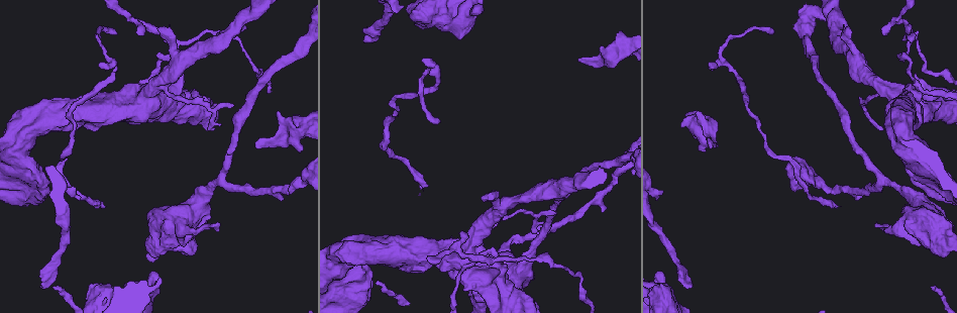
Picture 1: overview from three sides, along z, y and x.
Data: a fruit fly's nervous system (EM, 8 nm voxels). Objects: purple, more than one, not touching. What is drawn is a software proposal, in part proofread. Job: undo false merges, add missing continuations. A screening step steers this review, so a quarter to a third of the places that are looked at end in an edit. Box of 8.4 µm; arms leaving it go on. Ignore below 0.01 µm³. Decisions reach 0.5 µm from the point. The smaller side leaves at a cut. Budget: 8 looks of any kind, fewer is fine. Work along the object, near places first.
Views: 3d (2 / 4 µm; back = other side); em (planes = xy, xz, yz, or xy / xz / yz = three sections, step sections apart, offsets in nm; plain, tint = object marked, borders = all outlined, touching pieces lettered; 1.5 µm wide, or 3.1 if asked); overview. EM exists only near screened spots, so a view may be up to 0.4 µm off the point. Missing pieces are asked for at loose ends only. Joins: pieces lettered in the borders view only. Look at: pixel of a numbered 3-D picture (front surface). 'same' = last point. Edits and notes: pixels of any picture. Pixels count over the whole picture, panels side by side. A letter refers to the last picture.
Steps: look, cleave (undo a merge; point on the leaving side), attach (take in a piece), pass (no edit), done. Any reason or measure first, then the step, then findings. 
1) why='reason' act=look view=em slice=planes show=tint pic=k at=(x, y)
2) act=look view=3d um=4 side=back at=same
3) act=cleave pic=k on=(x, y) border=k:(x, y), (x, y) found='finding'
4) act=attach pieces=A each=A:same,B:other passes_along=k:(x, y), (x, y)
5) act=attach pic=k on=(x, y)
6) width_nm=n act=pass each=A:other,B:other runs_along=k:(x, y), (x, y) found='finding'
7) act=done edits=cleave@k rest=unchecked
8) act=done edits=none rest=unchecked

why='free end' act=look view=3d um=4 side=back pic=1 at=(426, 184)

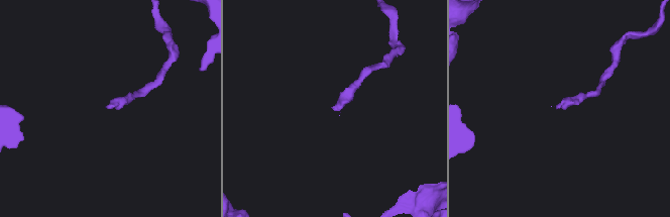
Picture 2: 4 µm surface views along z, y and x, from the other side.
act=look view=em slice=xz step=8 show=borders pic=2 at=(559, 108)

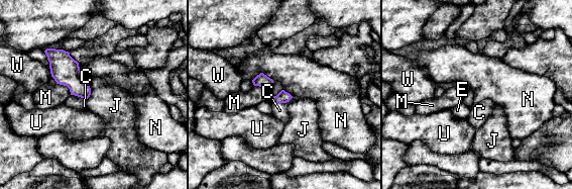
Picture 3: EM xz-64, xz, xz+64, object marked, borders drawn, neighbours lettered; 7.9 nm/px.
act=attach pieces=C each=C:same,E:other,J:other,M:other,N:other,U:other,W:other passes_along=3:(261, 80), (281, 102), (279, 110) found='the neuron continues'

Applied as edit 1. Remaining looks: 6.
why='abrupt turn' act=look view=em slice=planes show=plain pic=1 at=(531, 210)

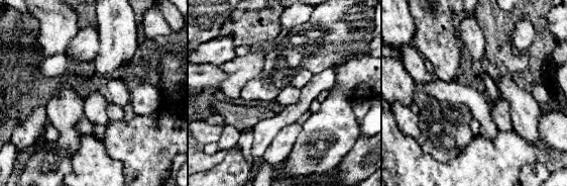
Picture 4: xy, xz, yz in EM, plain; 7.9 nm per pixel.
why='what lies round it' act=look view=em slice=planes show=borders at=same

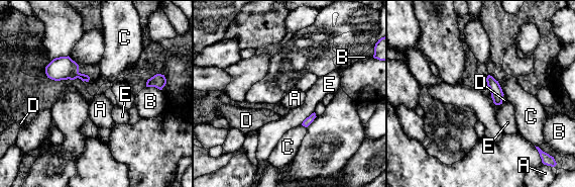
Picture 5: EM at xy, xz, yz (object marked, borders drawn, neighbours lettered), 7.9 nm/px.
longest_contact=E:140nm act=pass each=A:other,B:other,C:other,D:other,E:other border=5:(499, 85), (504, 94) found='one neuron here'

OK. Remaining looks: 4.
why='sudden change in width' act=look view=em slice=planes show=tint pic=1 at=(885, 226)

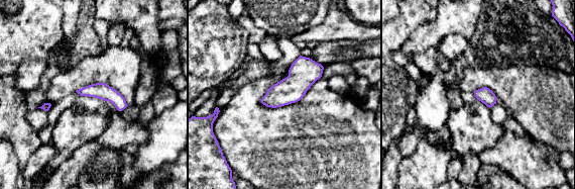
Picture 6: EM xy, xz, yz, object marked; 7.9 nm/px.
act=look view=em slice=planes show=borders at=same

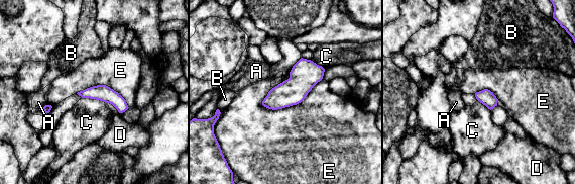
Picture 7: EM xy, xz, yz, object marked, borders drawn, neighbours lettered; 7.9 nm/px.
longest_contact=E:550nm act=pass each=A:other,B:other,C:other,D:other,E:other border=7:(82, 97), (102, 100), (105, 103) found='continuous, no second neuron'

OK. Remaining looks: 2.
act=done edits=attach@3 rest=unchecked

